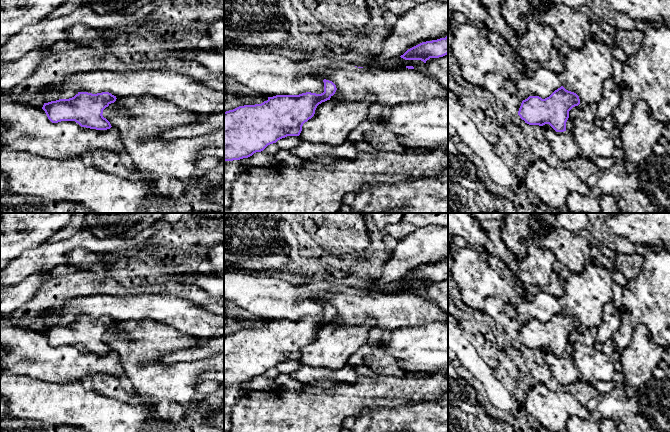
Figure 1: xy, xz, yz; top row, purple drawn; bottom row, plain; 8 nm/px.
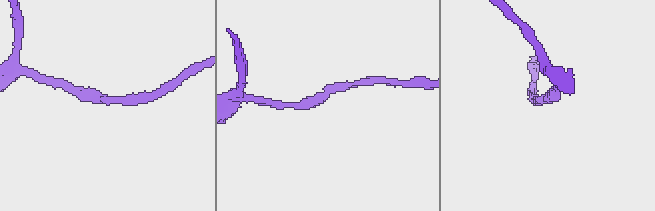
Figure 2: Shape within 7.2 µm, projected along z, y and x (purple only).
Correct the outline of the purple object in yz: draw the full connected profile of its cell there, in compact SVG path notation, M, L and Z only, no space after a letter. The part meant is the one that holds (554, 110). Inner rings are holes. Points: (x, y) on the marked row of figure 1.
M561 86L545 99L529 96L523 100L518 115L529 125L549 124L556 132L564 132L569 111L579 104L579 96Z

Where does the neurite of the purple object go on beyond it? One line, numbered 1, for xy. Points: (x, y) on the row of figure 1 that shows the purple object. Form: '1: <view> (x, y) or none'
1: none

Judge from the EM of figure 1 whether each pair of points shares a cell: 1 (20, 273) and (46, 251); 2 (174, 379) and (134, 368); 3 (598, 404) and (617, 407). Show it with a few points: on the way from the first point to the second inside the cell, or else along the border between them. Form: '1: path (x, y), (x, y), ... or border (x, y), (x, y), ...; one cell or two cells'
1: path (26, 267), (40, 255); one cell
2: path (164, 379), (152, 379), (144, 372); one cell
3: path (603, 406), (612, 406); one cell

